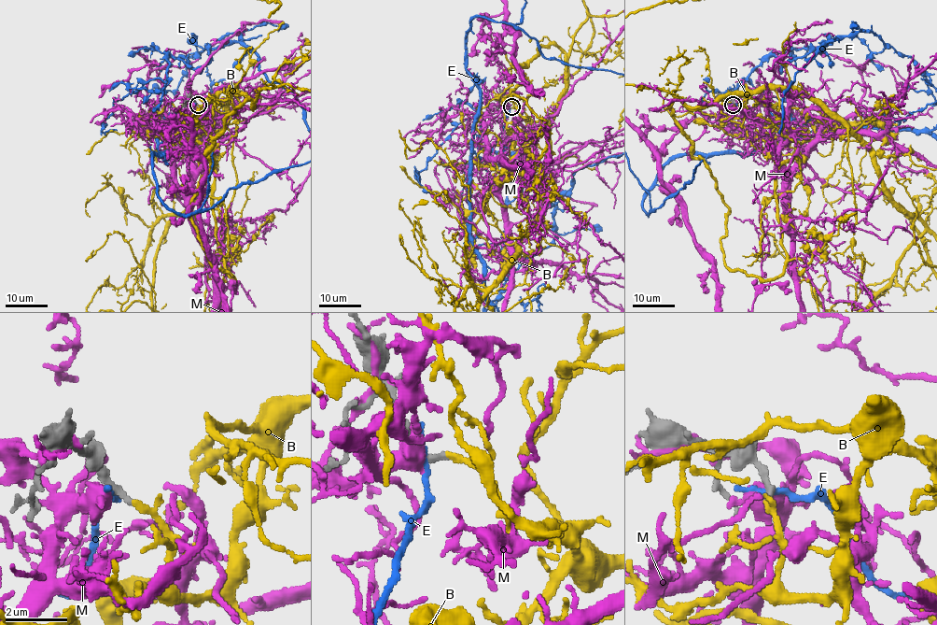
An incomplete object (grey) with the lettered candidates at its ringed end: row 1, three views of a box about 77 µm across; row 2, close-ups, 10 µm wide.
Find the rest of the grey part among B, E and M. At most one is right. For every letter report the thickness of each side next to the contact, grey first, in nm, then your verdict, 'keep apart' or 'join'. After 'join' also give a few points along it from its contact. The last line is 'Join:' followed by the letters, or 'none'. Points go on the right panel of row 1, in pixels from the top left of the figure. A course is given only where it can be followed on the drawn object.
B: 220/220 nm | join | via (733, 106), (741, 118), (746, 86), (810, 94), (924, 226)
E: 280/200 nm | keep apart
M: 300/460 nm | keep apart
Join: B

